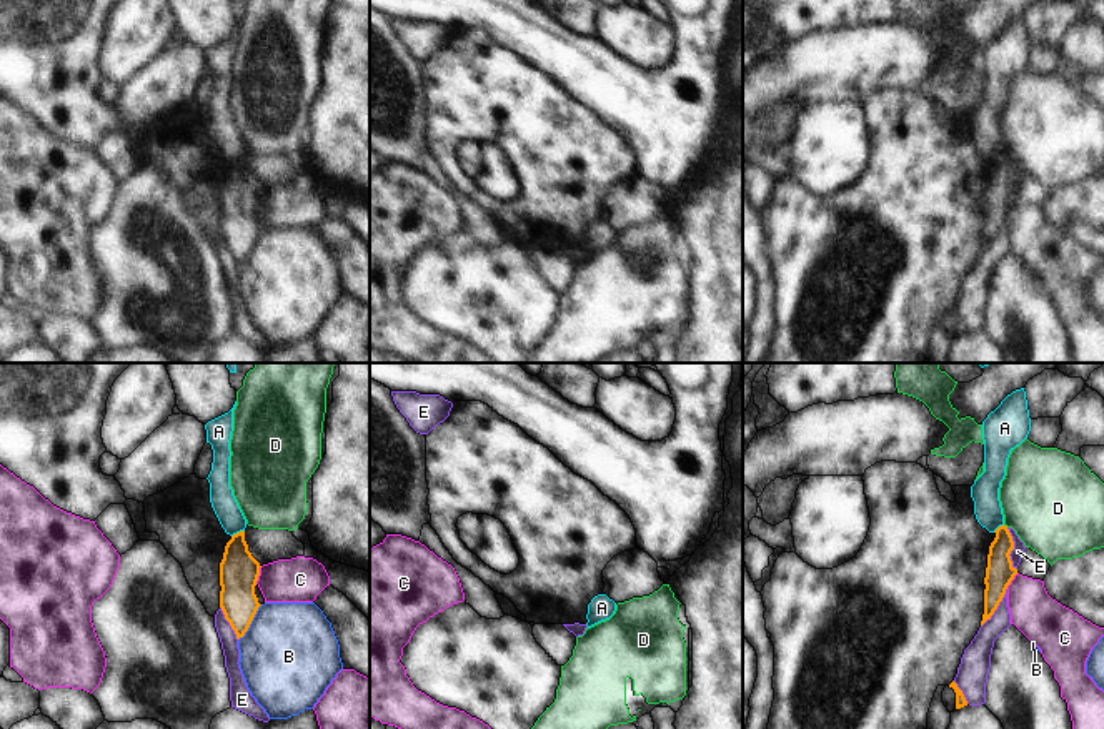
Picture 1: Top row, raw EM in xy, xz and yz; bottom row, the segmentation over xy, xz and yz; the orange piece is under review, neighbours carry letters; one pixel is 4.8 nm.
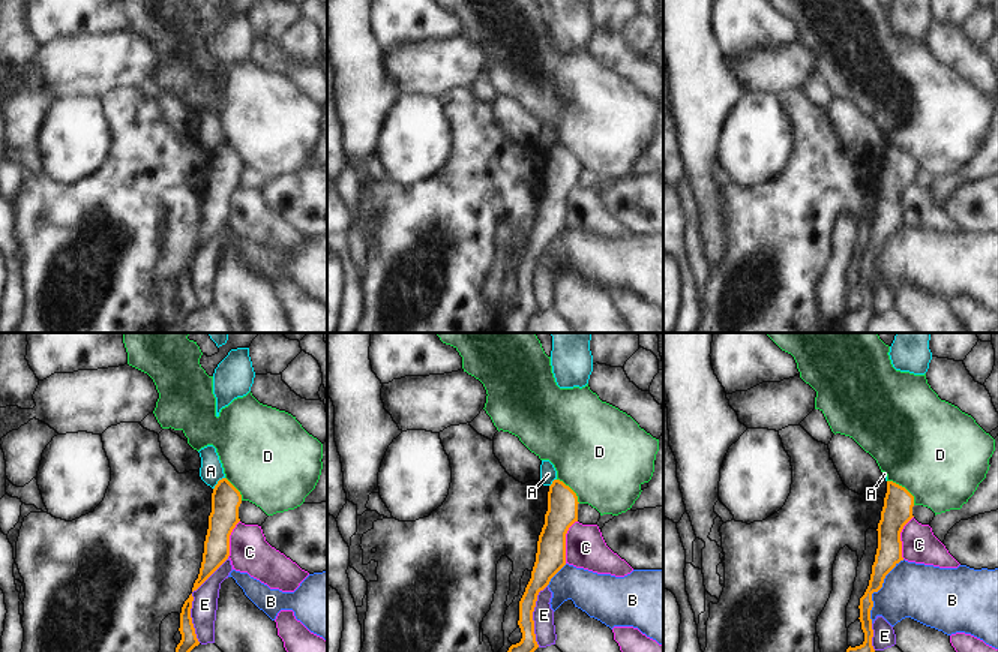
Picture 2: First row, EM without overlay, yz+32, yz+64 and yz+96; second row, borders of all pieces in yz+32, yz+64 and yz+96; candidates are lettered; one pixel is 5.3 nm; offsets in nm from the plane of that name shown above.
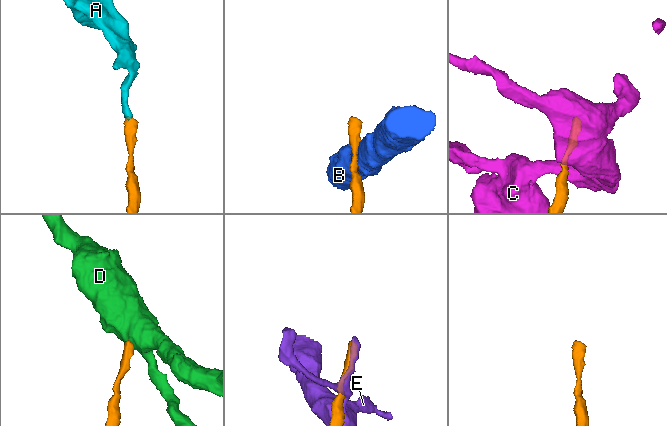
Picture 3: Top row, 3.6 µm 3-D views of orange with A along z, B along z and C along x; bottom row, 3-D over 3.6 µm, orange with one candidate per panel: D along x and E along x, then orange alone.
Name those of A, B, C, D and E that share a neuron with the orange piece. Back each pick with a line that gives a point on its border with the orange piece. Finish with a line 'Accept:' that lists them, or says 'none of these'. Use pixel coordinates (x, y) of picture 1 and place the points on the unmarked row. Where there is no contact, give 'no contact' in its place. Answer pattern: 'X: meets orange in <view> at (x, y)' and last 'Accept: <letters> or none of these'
Accept: none of these

